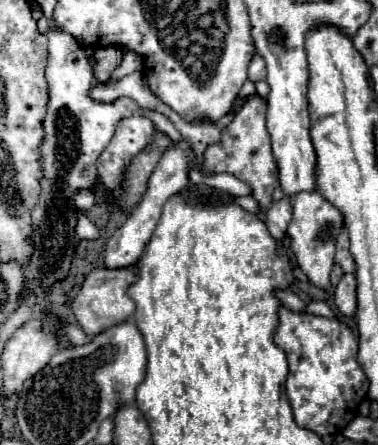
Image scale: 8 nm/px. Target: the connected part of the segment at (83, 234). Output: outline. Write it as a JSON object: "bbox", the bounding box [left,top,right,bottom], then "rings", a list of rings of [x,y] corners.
{"bbox":[76,216,100,240],"rings":[[[80,216],[78,218],[78,224],[76,224],[76,238],[78,240],[96,240],[100,236],[96,224],[92,224],[86,216]]]}

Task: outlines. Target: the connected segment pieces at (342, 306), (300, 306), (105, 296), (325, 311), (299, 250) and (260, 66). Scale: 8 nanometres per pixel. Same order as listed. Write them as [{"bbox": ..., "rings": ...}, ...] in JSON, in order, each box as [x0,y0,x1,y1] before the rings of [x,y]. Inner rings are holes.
[{"bbox":[334,274,356,316],"rings":[[[344,274],[336,286],[334,302],[344,316],[354,316],[356,312],[356,278],[354,274]]]},{"bbox":[274,290,304,312],"rings":[[[274,290],[274,294],[276,294],[276,298],[278,298],[286,308],[290,308],[290,310],[294,310],[294,312],[304,312],[304,302],[302,302],[294,292],[290,292],[290,290]]]},{"bbox":[72,266,136,336],"rings":[[[126,266],[126,268],[116,268],[116,270],[96,268],[86,276],[86,280],[72,304],[74,316],[80,322],[80,326],[86,330],[86,334],[94,336],[94,334],[106,330],[106,326],[132,318],[134,302],[126,294],[126,290],[128,290],[128,286],[132,286],[132,282],[136,282],[136,266]]]},{"bbox":[306,300,334,318],"rings":[[[312,300],[312,302],[306,304],[306,310],[308,310],[310,314],[318,314],[318,316],[326,316],[326,318],[334,318],[332,308],[330,308],[328,304],[324,304],[324,302],[316,302],[316,300]]]},{"bbox":[288,192,342,290],"rings":[[[300,192],[292,202],[292,222],[288,226],[290,252],[296,256],[300,270],[322,290],[330,288],[330,270],[334,264],[334,238],[342,230],[342,214],[322,198],[320,192]]]},{"bbox":[248,54,266,82],"rings":[[[254,54],[254,58],[250,60],[248,78],[252,82],[258,82],[258,80],[264,80],[266,78],[266,62],[264,62],[264,58],[260,58],[260,54]]]}]

